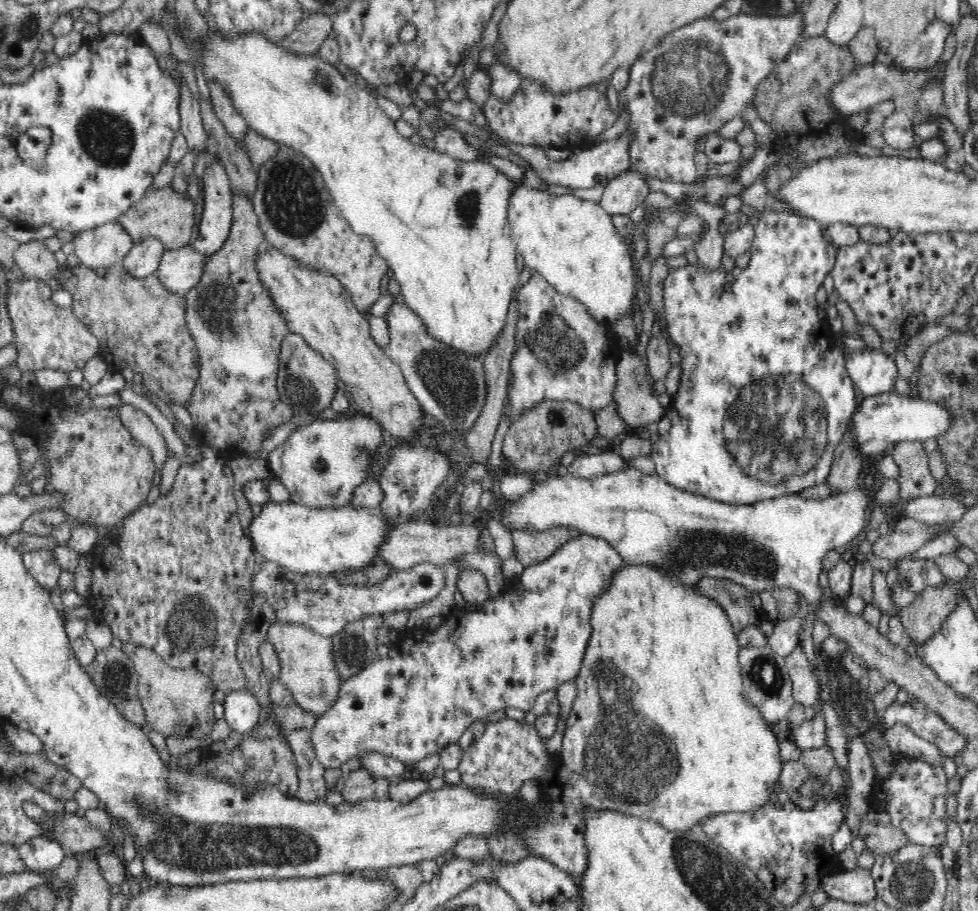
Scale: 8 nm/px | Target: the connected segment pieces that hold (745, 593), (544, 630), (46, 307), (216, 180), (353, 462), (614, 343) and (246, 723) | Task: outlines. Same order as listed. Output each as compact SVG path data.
M702 578L696 589L714 599L725 611L734 632L742 632L746 626L759 625L758 611L761 609L757 591L736 584L728 579Z
M576 533L550 558L525 567L498 597L484 601L471 613L460 614L452 636L450 628L446 630L440 625L429 634L414 629L406 638L390 645L385 658L372 661L342 683L334 706L311 728L320 764L324 769L340 769L350 758L376 752L411 767L430 755L440 755L446 746L459 743L468 726L487 720L490 712L505 710L519 715L532 710L542 692L557 690L561 684L574 681L591 636L591 602L607 590L611 575L624 565L621 555L609 544L597 536Z
M26 278L8 282L7 312L18 353L16 362L24 374L42 369L69 373L76 368L84 368L86 361L99 352L98 338L74 315L70 307L62 308L54 304L52 294L47 281Z
M220 160L204 171L200 188L204 195L204 206L199 235L192 246L202 256L210 258L226 242L233 218L233 194Z
M364 413L355 416L330 415L326 418L316 419L307 425L292 428L290 431L291 434L284 443L269 453L268 466L274 478L278 478L290 493L290 500L311 509L348 505L352 500L354 488L358 488L360 484L366 482L366 478L370 474L372 456L376 454L378 446L384 440L381 424Z
M532 272L532 277L528 280L528 284L522 286L522 288L515 290L514 300L516 301L516 307L518 309L518 318L516 320L516 330L515 330L515 348L511 352L510 358L510 385L512 388L508 390L506 399L509 399L509 405L506 406L504 400L504 408L510 408L511 414L516 418L522 418L524 414L530 412L532 409L536 409L538 405L541 405L542 402L548 401L566 401L574 402L580 407L588 410L594 411L594 413L606 406L609 406L613 402L614 392L617 388L617 362L620 360L620 355L622 349L620 348L617 340L617 335L614 334L609 324L606 322L601 322L597 320L586 304L582 303L581 300L574 299L568 295L562 295L561 292L558 292L552 287L544 277L538 273Z
M246 688L226 694L223 700L224 717L228 726L239 733L248 733L260 720L260 705Z

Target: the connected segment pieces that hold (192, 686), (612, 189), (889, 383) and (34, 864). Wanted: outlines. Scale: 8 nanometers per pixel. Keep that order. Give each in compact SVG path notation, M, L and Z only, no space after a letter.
M123 643L121 650L134 663L138 673L137 699L145 712L146 725L165 738L188 737L206 739L216 721L213 704L216 691L210 677L193 666L174 668L158 656L150 647L137 643Z
M629 167L616 178L608 180L604 186L599 205L612 217L614 214L634 212L650 193L646 184L646 174Z
M842 346L844 365L855 387L864 398L892 391L898 380L895 355L884 353L881 347L856 352Z
M34 835L17 849L26 870L38 874L55 872L65 856L61 843L44 835Z

